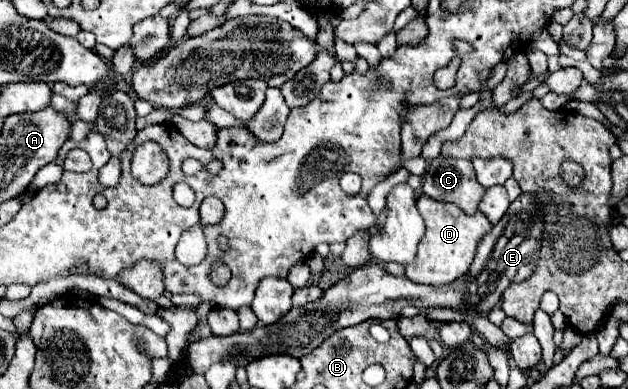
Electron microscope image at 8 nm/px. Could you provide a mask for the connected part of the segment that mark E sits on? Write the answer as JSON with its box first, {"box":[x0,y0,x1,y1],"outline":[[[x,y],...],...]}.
{"box":[187,195,541,373],"outline":[[[519,195],[507,209],[505,217],[485,235],[477,247],[475,261],[465,277],[449,285],[417,285],[407,277],[393,277],[385,273],[375,263],[363,265],[355,269],[345,279],[337,281],[329,287],[319,301],[313,305],[293,307],[287,315],[271,325],[257,325],[251,331],[241,331],[227,337],[207,337],[191,343],[187,347],[189,361],[195,373],[205,373],[213,363],[231,361],[237,367],[247,367],[251,361],[267,357],[267,355],[291,355],[303,357],[317,349],[327,337],[335,331],[357,325],[367,319],[397,319],[399,311],[405,305],[415,307],[453,307],[465,313],[487,313],[499,305],[501,293],[517,281],[523,281],[533,271],[533,261],[537,259],[537,245],[541,241],[541,213],[537,213],[537,205],[533,205],[533,197]]]}

